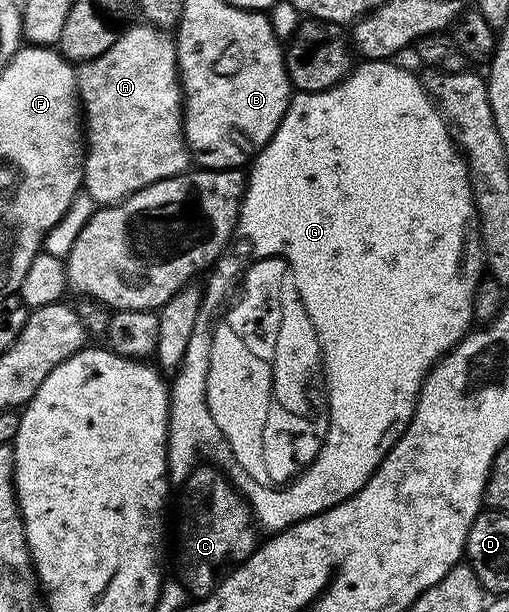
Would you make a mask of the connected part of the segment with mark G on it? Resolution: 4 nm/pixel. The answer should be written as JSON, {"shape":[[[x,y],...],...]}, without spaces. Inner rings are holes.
{"shape":[[[372,59],[372,60],[369,60],[369,61],[362,61],[362,62],[359,62],[359,64],[360,64],[360,65],[359,65],[359,67],[358,67],[358,64],[357,64],[357,66],[355,66],[355,67],[354,67],[354,68],[353,68],[353,70],[351,70],[351,72],[350,72],[350,74],[349,74],[349,75],[347,75],[347,76],[346,76],[346,78],[345,78],[345,79],[343,79],[343,80],[342,80],[342,82],[341,82],[341,83],[338,83],[338,84],[337,84],[337,85],[336,85],[336,86],[334,86],[334,87],[333,87],[333,88],[332,88],[332,89],[324,89],[324,90],[323,90],[323,91],[303,91],[303,92],[301,92],[301,93],[298,93],[298,94],[295,94],[295,95],[294,95],[294,96],[293,96],[293,98],[291,98],[291,100],[290,100],[290,104],[289,104],[289,105],[288,105],[288,109],[287,109],[287,110],[286,110],[286,112],[285,112],[285,113],[284,113],[284,117],[283,117],[283,118],[282,118],[282,120],[281,120],[281,121],[280,121],[280,125],[279,125],[279,126],[278,126],[278,128],[277,128],[277,129],[276,129],[276,133],[275,133],[275,134],[274,134],[274,136],[273,136],[273,137],[271,137],[271,138],[270,138],[270,139],[269,139],[269,141],[268,141],[268,142],[266,142],[266,143],[265,143],[265,145],[264,145],[264,146],[263,146],[263,147],[262,147],[262,149],[261,149],[261,151],[259,151],[259,152],[258,152],[258,154],[257,154],[257,155],[255,155],[255,156],[254,156],[254,158],[253,158],[253,160],[252,160],[252,162],[251,162],[251,163],[250,163],[250,164],[249,164],[249,167],[248,167],[248,174],[247,174],[247,175],[246,175],[246,192],[245,192],[245,193],[244,193],[244,197],[243,197],[243,198],[242,198],[242,208],[241,208],[241,209],[240,209],[240,213],[239,213],[239,214],[238,214],[238,224],[237,224],[237,225],[236,225],[236,229],[235,229],[235,230],[234,230],[234,238],[233,238],[233,239],[231,239],[231,240],[230,240],[230,242],[229,242],[229,244],[228,244],[228,246],[227,246],[227,247],[226,247],[226,248],[225,248],[225,251],[224,251],[224,254],[223,254],[223,255],[222,255],[222,256],[221,256],[221,258],[219,258],[219,259],[218,259],[218,260],[217,260],[217,263],[218,263],[218,262],[219,262],[219,263],[218,263],[218,268],[216,268],[216,269],[215,269],[215,271],[214,271],[214,272],[212,272],[212,273],[211,273],[211,275],[210,275],[210,284],[208,284],[208,285],[207,285],[207,284],[205,284],[205,287],[204,287],[204,294],[203,294],[203,296],[202,296],[202,308],[201,308],[201,309],[200,309],[200,313],[199,313],[199,314],[198,314],[198,320],[197,320],[197,321],[196,321],[196,329],[195,329],[195,330],[194,330],[194,332],[193,332],[193,333],[192,333],[192,341],[188,341],[188,349],[187,349],[187,350],[186,350],[186,356],[185,356],[185,357],[184,357],[184,358],[183,358],[183,359],[182,359],[182,366],[181,366],[181,367],[179,367],[179,368],[178,368],[178,370],[177,370],[177,372],[176,372],[176,374],[175,374],[175,375],[174,375],[174,376],[173,376],[173,379],[174,379],[174,378],[175,378],[175,379],[174,379],[174,383],[173,383],[173,379],[172,379],[172,390],[171,390],[171,391],[170,391],[170,432],[169,432],[169,433],[168,433],[168,437],[167,437],[167,438],[166,438],[166,470],[167,470],[167,472],[168,472],[168,474],[169,474],[169,477],[170,477],[170,482],[171,482],[171,484],[174,484],[174,485],[181,485],[181,484],[183,484],[183,483],[185,483],[185,482],[186,482],[186,479],[187,479],[187,478],[188,478],[188,476],[189,476],[189,475],[190,475],[190,473],[191,473],[191,471],[193,471],[193,470],[194,470],[194,468],[195,468],[195,467],[197,467],[197,466],[199,466],[199,463],[200,463],[200,456],[199,456],[199,455],[198,455],[198,443],[206,443],[206,439],[214,439],[214,435],[218,435],[218,431],[221,431],[221,436],[222,436],[222,437],[223,437],[223,440],[224,440],[224,441],[226,441],[226,442],[227,442],[227,445],[228,445],[228,449],[232,449],[232,452],[233,452],[233,456],[235,456],[235,457],[236,457],[236,461],[240,461],[240,465],[241,465],[241,466],[242,466],[242,467],[246,467],[246,472],[249,472],[249,473],[250,473],[250,474],[254,474],[254,480],[256,480],[256,486],[255,486],[255,487],[254,487],[254,491],[270,491],[270,505],[282,505],[282,507],[294,507],[294,521],[295,521],[295,523],[299,523],[299,522],[300,522],[300,521],[304,521],[304,520],[305,520],[305,519],[307,519],[307,518],[308,518],[308,517],[312,517],[312,516],[313,516],[313,515],[318,515],[318,514],[320,514],[320,513],[321,513],[321,512],[322,512],[322,511],[327,511],[327,509],[329,509],[329,508],[330,508],[330,507],[334,507],[334,506],[336,506],[336,504],[338,504],[338,503],[342,503],[342,502],[343,502],[343,501],[344,501],[344,500],[345,500],[345,499],[347,499],[347,498],[348,498],[348,497],[352,497],[352,496],[353,496],[353,495],[354,495],[354,494],[355,494],[355,493],[356,493],[356,492],[358,492],[358,490],[359,490],[359,489],[360,489],[360,488],[362,488],[362,487],[363,487],[363,485],[365,485],[365,483],[367,483],[367,481],[369,481],[369,479],[370,479],[370,478],[371,478],[371,477],[373,477],[373,476],[374,476],[374,472],[375,472],[375,471],[377,471],[377,469],[378,469],[378,466],[379,466],[379,465],[380,465],[380,461],[384,461],[384,457],[385,457],[385,456],[386,456],[386,455],[387,455],[387,454],[388,454],[388,452],[389,452],[389,451],[390,451],[390,450],[392,450],[392,448],[393,448],[393,447],[394,447],[394,443],[395,443],[395,441],[397,441],[397,439],[399,439],[399,438],[400,438],[400,436],[402,436],[402,434],[403,434],[403,433],[405,433],[405,431],[406,431],[406,426],[407,426],[407,425],[409,425],[409,423],[410,423],[410,422],[411,422],[411,421],[412,421],[412,417],[413,417],[413,416],[414,416],[414,410],[415,410],[415,409],[416,409],[416,405],[417,405],[417,404],[418,404],[418,394],[419,394],[419,393],[420,393],[420,389],[421,389],[421,388],[422,388],[422,383],[423,383],[423,382],[424,382],[424,380],[425,380],[425,379],[426,379],[426,375],[427,375],[427,374],[428,374],[428,373],[429,373],[429,372],[430,372],[430,370],[431,370],[431,369],[433,369],[433,368],[434,368],[434,364],[435,364],[435,363],[437,363],[437,362],[438,362],[438,360],[439,360],[439,359],[441,359],[441,358],[442,358],[442,356],[443,356],[443,355],[447,355],[447,353],[449,353],[449,351],[450,351],[450,350],[452,350],[452,349],[453,349],[453,347],[454,347],[454,344],[455,344],[455,343],[459,343],[459,341],[461,341],[461,340],[462,340],[462,338],[463,338],[463,337],[464,337],[464,336],[466,336],[466,334],[467,334],[467,333],[468,333],[468,332],[469,332],[469,331],[470,331],[470,330],[471,330],[471,327],[472,327],[472,324],[470,324],[470,322],[472,322],[472,321],[473,321],[473,319],[474,319],[474,294],[476,294],[476,293],[477,293],[477,291],[478,291],[478,282],[480,282],[480,281],[481,281],[481,279],[482,279],[482,275],[483,275],[483,279],[484,279],[484,264],[483,264],[483,262],[482,262],[482,249],[481,249],[481,246],[480,246],[480,244],[479,244],[479,241],[478,241],[478,214],[477,214],[477,213],[476,213],[476,209],[475,209],[475,208],[474,208],[474,198],[473,198],[473,197],[472,197],[472,189],[471,189],[471,188],[470,188],[470,174],[469,174],[469,173],[468,173],[468,169],[467,169],[467,168],[466,168],[466,160],[465,160],[465,159],[463,159],[463,157],[462,157],[462,152],[461,152],[461,151],[459,151],[459,149],[458,149],[458,145],[457,145],[457,143],[455,143],[455,142],[454,142],[454,138],[453,138],[453,137],[451,137],[451,135],[450,135],[450,128],[449,128],[449,127],[447,127],[447,125],[446,125],[446,122],[445,122],[445,121],[443,121],[443,120],[442,120],[442,115],[441,115],[441,113],[440,113],[440,112],[438,112],[438,108],[437,108],[437,107],[435,107],[435,106],[434,106],[434,103],[433,103],[433,102],[432,102],[432,100],[430,100],[430,96],[429,96],[429,95],[427,95],[427,93],[426,93],[426,88],[425,88],[425,86],[424,86],[424,83],[423,83],[423,80],[422,80],[422,79],[421,79],[421,78],[419,78],[419,79],[417,79],[417,77],[416,77],[416,76],[414,76],[414,75],[413,75],[413,73],[412,73],[412,72],[410,72],[410,71],[409,71],[409,69],[408,69],[408,68],[406,68],[406,67],[401,67],[401,65],[400,65],[400,64],[398,64],[398,63],[394,63],[394,62],[398,62],[398,61],[391,61],[391,60],[390,60],[390,59]],[[276,265],[278,265],[278,266],[280,266],[280,267],[282,267],[282,269],[283,269],[283,271],[282,271],[282,275],[274,275],[274,266],[276,266]],[[237,283],[239,283],[239,285],[240,285],[240,286],[242,286],[242,292],[240,292],[240,293],[239,293],[239,295],[238,295],[238,300],[236,300],[236,301],[235,301],[235,303],[234,303],[234,286],[236,286],[236,285],[237,285]]]}

